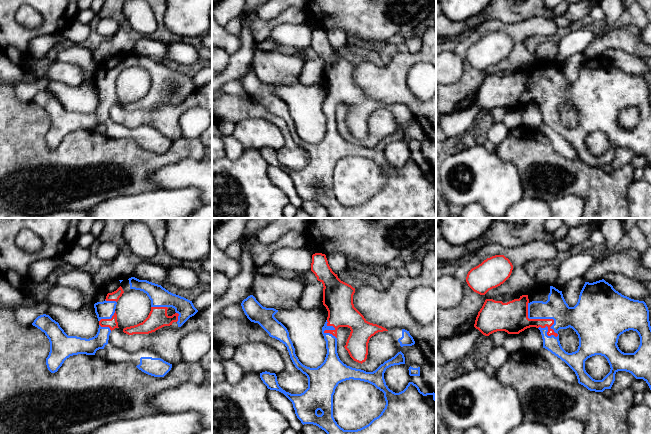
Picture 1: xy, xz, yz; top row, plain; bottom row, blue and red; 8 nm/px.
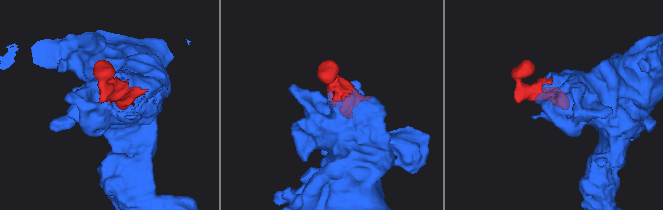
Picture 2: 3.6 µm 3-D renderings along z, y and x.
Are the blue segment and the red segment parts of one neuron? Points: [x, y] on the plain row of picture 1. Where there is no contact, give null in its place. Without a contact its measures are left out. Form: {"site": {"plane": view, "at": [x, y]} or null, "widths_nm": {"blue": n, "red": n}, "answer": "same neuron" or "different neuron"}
{"site": {"plane": "yz", "at": [542, 94]}, "widths_nm": {"blue": 190, "red": 260}, "answer": "same neuron"}

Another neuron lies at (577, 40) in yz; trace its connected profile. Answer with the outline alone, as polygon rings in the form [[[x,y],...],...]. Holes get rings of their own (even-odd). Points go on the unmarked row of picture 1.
[[[575,26],[573,30],[557,42],[558,52],[552,62],[562,67],[570,56],[574,54],[585,55],[586,49],[597,36],[598,33],[593,27]]]

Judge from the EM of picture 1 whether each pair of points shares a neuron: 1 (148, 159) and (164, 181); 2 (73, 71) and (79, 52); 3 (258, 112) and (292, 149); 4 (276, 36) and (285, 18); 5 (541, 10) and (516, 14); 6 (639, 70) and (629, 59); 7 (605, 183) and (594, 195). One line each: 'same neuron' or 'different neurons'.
1: different neurons
2: different neurons
3: same neuron
4: different neurons
5: same neuron
6: same neuron
7: same neuron

